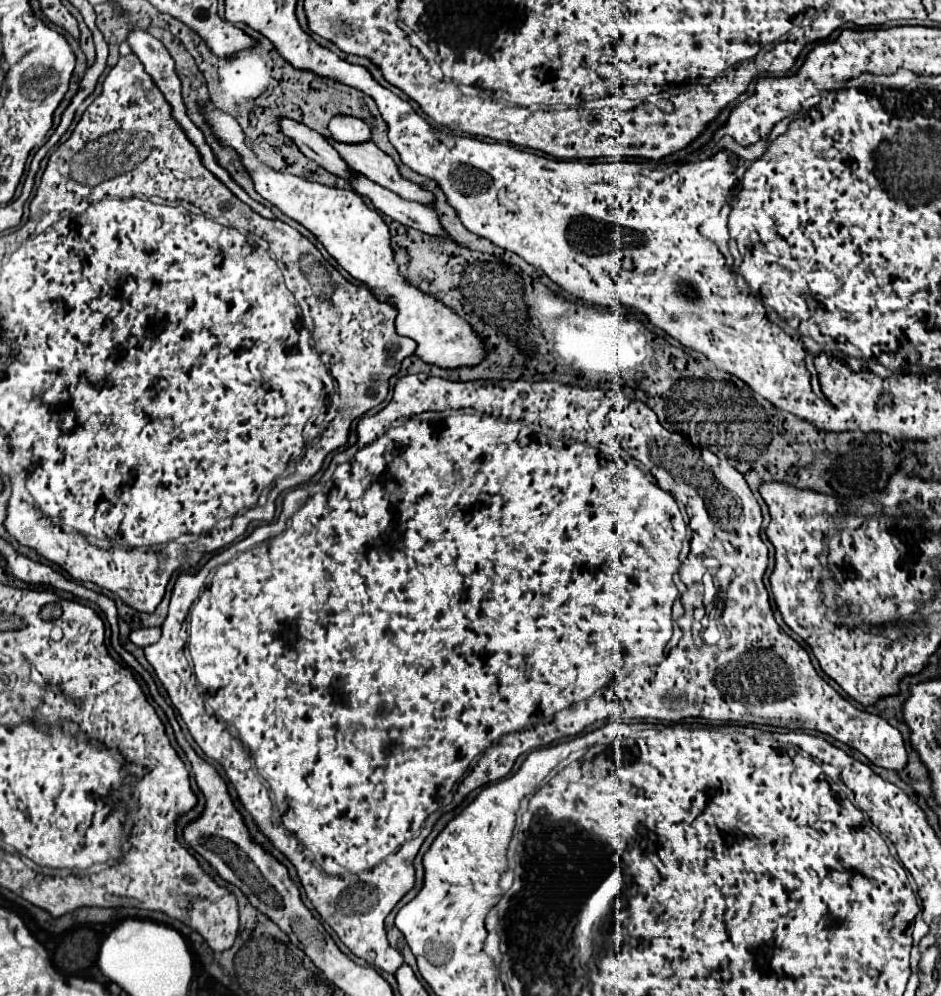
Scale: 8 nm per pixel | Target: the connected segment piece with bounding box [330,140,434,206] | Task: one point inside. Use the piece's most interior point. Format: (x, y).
(368, 159)

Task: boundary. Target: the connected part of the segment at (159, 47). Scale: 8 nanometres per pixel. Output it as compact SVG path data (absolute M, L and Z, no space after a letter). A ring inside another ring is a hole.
M132 28L130 30L130 34L128 34L128 44L130 44L130 50L138 56L138 60L142 62L142 66L144 66L144 70L146 70L146 74L150 74L150 78L152 78L152 82L162 90L162 94L164 94L164 98L166 98L166 102L170 102L170 106L172 106L172 114L174 114L174 120L180 124L180 128L186 132L186 136L188 136L188 140L196 146L196 150L198 150L198 154L200 154L200 158L202 158L202 164L226 186L226 188L230 188L232 190L232 194L238 198L238 200L242 200L244 204L248 204L256 214L260 214L260 216L264 216L264 218L270 218L270 220L276 220L276 216L272 214L272 210L270 208L266 208L266 206L262 206L262 204L258 204L258 202L254 202L232 178L230 178L230 174L216 162L216 158L214 158L214 154L212 154L212 150L210 150L210 146L206 144L206 140L204 140L204 134L190 122L190 118L186 116L186 106L184 106L184 102L182 102L182 94L180 94L180 80L178 80L178 76L176 76L176 72L174 72L174 60L172 60L172 56L168 54L168 50L164 48L164 44L160 42L160 40L156 40L154 36L150 36L146 30L142 30L142 28Z

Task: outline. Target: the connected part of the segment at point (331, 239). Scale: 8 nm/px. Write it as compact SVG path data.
M212 102L202 104L202 114L206 124L212 128L218 144L224 148L236 150L244 170L250 174L254 182L254 190L276 206L282 214L296 220L304 228L308 228L318 242L326 248L326 252L356 280L370 288L378 300L390 302L398 316L396 316L396 332L400 336L412 338L418 348L416 356L432 366L438 368L462 368L462 366L478 366L486 358L486 346L476 330L462 320L454 310L444 306L442 302L434 300L434 296L424 294L416 286L412 286L404 276L398 272L398 264L394 262L392 246L390 246L390 228L382 220L376 210L370 210L362 196L354 190L340 190L330 188L324 184L310 182L300 176L282 174L260 162L260 158L252 152L246 144L244 130L234 120L234 116L226 114Z

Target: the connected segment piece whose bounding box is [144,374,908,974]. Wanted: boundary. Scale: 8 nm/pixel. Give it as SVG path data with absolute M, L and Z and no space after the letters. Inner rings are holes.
M412 374L398 380L392 402L384 410L372 418L364 416L358 422L356 434L356 444L340 452L342 462L336 464L336 470L320 492L310 494L306 486L294 490L292 494L300 496L300 500L288 496L276 524L262 524L244 540L212 555L199 573L180 574L176 578L162 636L156 644L146 646L144 654L172 704L180 710L196 744L206 756L224 766L227 781L238 792L242 806L258 820L272 844L296 866L300 882L322 920L332 926L340 942L358 958L388 974L396 974L398 966L404 964L404 956L388 944L384 918L414 886L414 858L424 842L424 834L420 832L422 822L442 806L444 796L456 784L454 804L458 806L472 790L504 778L520 754L548 746L564 736L576 736L598 720L610 717L630 722L680 722L686 718L704 718L712 722L730 720L790 730L816 730L856 748L880 768L896 772L906 768L908 754L902 734L886 720L842 698L818 676L808 652L776 624L762 582L768 566L768 548L760 538L762 512L744 476L710 450L698 448L682 434L662 428L656 414L644 402L630 400L620 390L588 390L560 382L450 382L426 374ZM674 498L684 504L692 524L696 520L700 544L710 544L702 540L710 540L712 534L716 534L716 558L732 566L736 576L724 594L724 610L718 622L722 638L716 646L704 644L702 652L694 646L692 636L684 634L678 646L668 652L666 662L648 662L662 658L662 646L666 646L666 638L672 636L672 602L678 598L672 574L680 568L678 554L686 536L686 522ZM254 534L262 534L264 542L250 544ZM726 666L730 666L730 678L714 682L714 674L726 670ZM262 780L270 784L276 796L274 802Z

